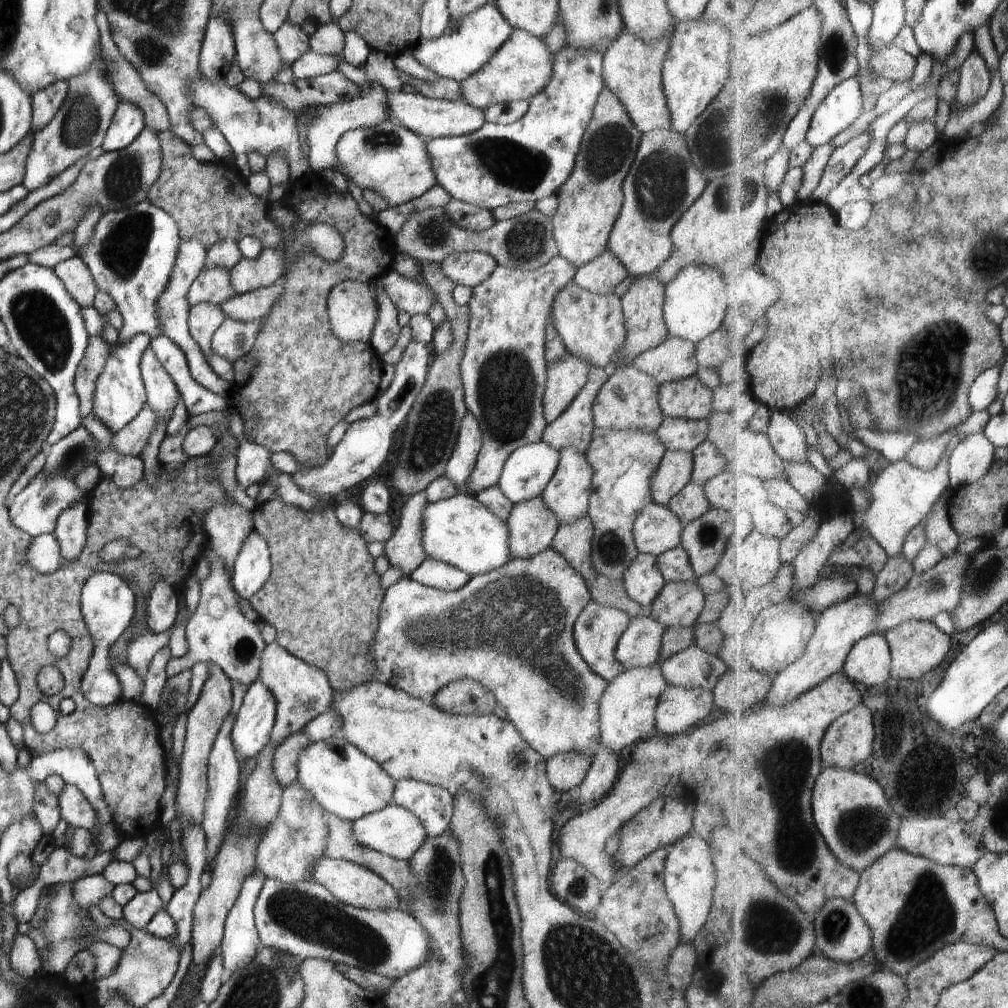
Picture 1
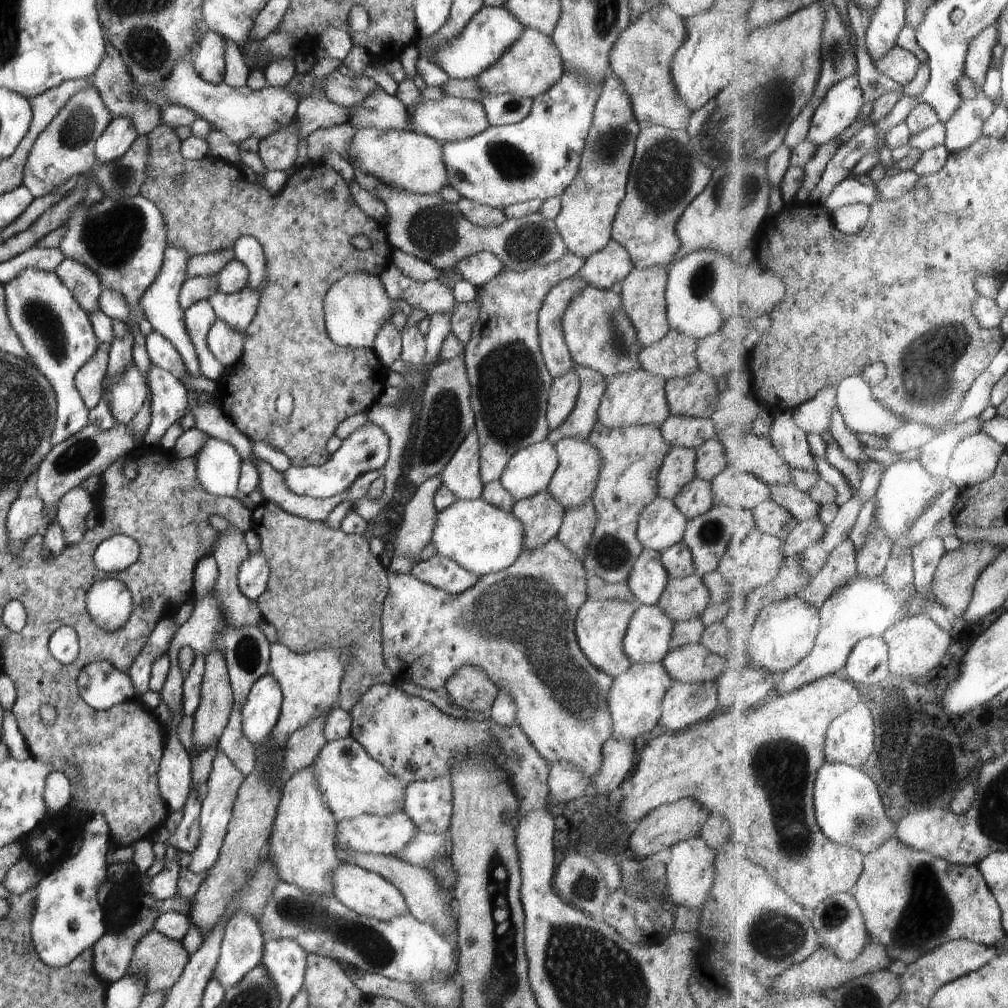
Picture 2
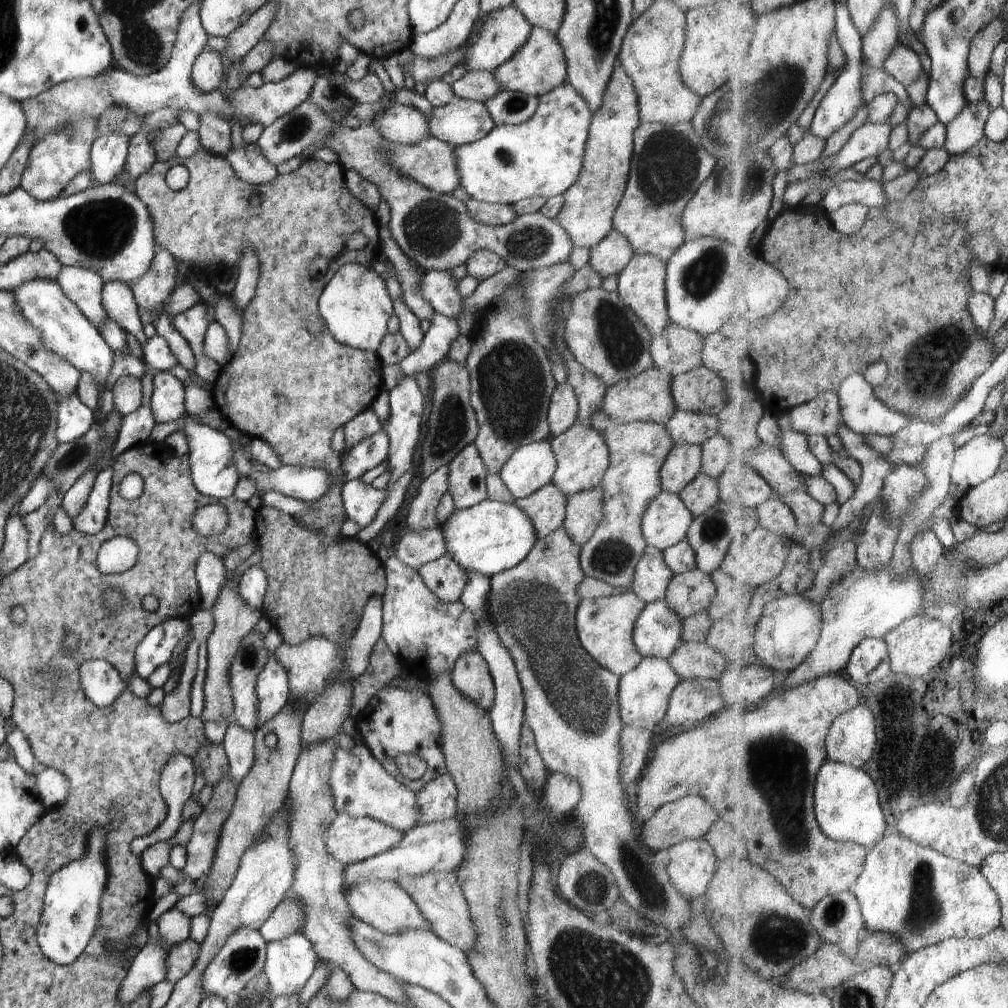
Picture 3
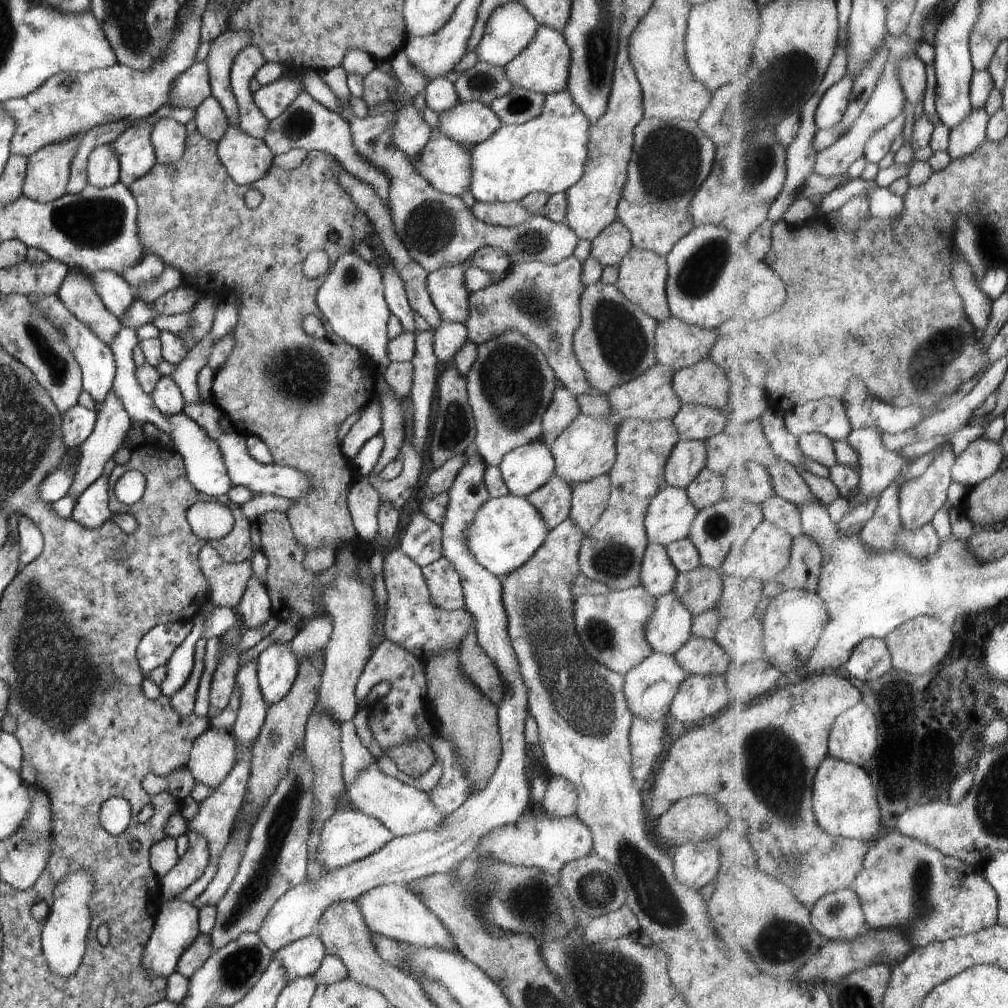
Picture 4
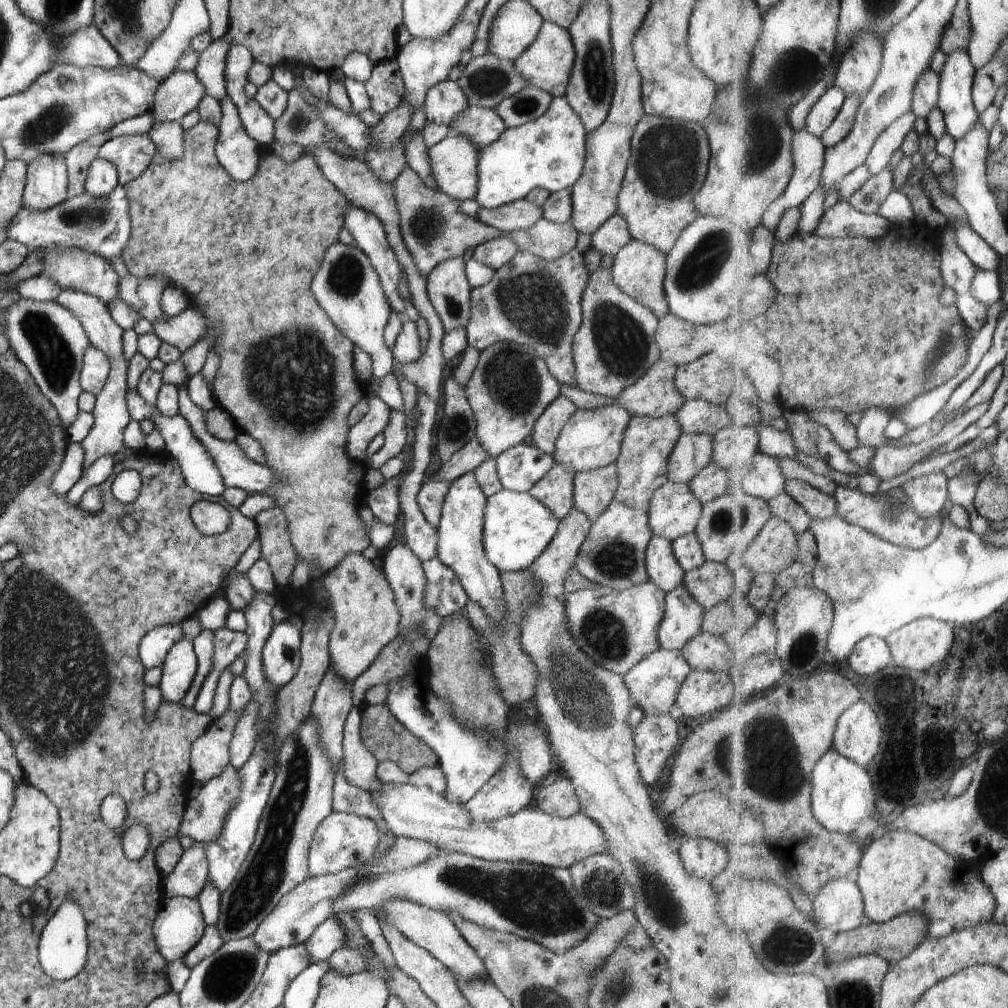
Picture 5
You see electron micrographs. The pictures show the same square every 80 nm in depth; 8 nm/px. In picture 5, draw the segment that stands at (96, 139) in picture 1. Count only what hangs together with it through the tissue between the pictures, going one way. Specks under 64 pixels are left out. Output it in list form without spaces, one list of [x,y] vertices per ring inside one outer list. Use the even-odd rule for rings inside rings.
[[[39,154],[27,164],[27,179],[23,190],[24,207],[44,210],[56,206],[67,196],[67,166],[60,155]]]

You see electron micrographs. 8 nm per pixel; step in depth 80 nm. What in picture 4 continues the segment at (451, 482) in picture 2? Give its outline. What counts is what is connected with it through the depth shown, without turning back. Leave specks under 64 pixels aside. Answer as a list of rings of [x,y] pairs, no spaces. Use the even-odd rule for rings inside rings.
[[[468,449],[465,460],[465,465],[462,465],[448,492],[449,503],[444,522],[441,524],[442,556],[454,565],[460,575],[465,608],[475,621],[478,644],[498,669],[503,685],[503,695],[497,704],[497,725],[501,740],[500,762],[487,785],[478,794],[468,796],[464,804],[449,814],[435,831],[425,830],[405,837],[394,837],[394,840],[378,852],[348,866],[331,870],[318,882],[300,883],[281,896],[257,930],[260,940],[273,953],[289,942],[316,934],[319,918],[333,902],[355,901],[358,896],[377,886],[390,883],[408,884],[434,873],[454,873],[465,858],[478,856],[475,848],[485,834],[496,827],[516,823],[522,814],[532,809],[528,801],[531,786],[528,787],[526,778],[527,688],[507,633],[507,612],[501,599],[500,578],[476,561],[465,545],[466,528],[473,521],[474,515],[477,515],[478,509],[491,498],[483,477],[487,466],[476,450]]]

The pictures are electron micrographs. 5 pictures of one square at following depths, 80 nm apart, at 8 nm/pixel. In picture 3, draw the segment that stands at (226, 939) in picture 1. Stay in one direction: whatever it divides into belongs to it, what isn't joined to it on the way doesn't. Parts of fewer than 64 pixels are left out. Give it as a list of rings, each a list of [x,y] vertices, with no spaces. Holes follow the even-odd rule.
[[[240,927],[231,932],[231,936],[222,946],[222,950],[211,960],[203,972],[203,998],[207,994],[217,994],[220,998],[240,996],[243,990],[251,987],[263,973],[267,957],[267,942],[259,930]]]

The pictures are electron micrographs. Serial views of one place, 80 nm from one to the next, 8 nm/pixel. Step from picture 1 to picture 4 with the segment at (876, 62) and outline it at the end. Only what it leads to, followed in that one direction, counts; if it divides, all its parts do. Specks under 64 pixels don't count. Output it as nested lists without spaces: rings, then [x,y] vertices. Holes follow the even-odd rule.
[[[920,55],[908,57],[904,65],[899,64],[899,73],[910,102],[914,105],[924,100],[924,94],[928,88],[928,72],[926,72],[926,63]]]

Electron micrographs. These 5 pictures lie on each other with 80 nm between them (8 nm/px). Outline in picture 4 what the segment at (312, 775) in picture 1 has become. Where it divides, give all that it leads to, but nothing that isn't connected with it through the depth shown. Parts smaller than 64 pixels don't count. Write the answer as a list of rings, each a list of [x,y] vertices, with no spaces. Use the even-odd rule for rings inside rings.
[[[377,763],[357,773],[353,783],[345,784],[343,788],[351,810],[377,818],[395,837],[405,837],[425,830],[435,831],[446,818],[437,811],[424,791],[385,775]]]

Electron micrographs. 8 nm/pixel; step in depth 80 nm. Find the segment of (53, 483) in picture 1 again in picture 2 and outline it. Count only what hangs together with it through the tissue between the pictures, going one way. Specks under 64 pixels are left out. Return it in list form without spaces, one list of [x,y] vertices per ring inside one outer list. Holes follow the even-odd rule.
[[[36,493],[18,496],[11,502],[6,521],[9,534],[9,547],[12,555],[19,555],[23,544],[34,535],[44,534],[47,528],[54,523],[54,519],[46,514],[46,506]]]

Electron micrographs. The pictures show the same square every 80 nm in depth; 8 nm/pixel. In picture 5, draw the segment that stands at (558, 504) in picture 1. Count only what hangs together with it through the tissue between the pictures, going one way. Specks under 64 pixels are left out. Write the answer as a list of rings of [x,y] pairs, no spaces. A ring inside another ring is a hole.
[[[605,401],[604,406],[597,409],[577,409],[556,439],[554,462],[574,475],[607,467],[618,458],[623,434],[631,418],[631,414],[612,401]]]

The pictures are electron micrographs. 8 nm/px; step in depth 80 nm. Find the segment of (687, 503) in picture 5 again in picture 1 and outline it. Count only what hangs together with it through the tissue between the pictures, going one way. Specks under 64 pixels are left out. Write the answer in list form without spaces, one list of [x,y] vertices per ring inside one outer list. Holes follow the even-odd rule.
[[[652,502],[636,518],[632,535],[638,553],[658,557],[681,545],[682,520],[667,505]]]

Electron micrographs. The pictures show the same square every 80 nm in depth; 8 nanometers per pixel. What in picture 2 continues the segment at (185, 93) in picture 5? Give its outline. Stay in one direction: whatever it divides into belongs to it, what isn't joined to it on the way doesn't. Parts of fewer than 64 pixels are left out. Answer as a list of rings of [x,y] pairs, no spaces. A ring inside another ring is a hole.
[[[208,29],[191,52],[193,67],[200,78],[210,84],[223,83],[227,40],[218,32]]]

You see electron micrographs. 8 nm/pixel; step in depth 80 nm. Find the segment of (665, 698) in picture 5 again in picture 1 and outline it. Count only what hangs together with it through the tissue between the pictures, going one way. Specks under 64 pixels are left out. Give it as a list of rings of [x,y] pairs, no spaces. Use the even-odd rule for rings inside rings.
[[[659,665],[632,668],[618,674],[610,683],[600,700],[600,745],[608,750],[621,752],[638,740],[644,740],[653,731],[658,698],[666,690],[668,682],[662,676]]]

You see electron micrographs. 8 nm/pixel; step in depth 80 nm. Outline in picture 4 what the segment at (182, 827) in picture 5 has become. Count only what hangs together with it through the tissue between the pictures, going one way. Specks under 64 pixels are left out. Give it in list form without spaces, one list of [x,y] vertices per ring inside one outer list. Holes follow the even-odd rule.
[[[235,740],[235,761],[232,770],[228,773],[226,780],[224,780],[219,787],[213,789],[212,795],[199,804],[200,811],[196,818],[190,823],[187,822],[187,832],[192,829],[194,832],[201,834],[208,841],[208,866],[206,866],[204,874],[202,874],[196,882],[190,884],[186,890],[173,896],[170,901],[193,903],[212,881],[212,878],[217,872],[218,861],[223,848],[231,838],[231,826],[236,816],[238,816],[237,812],[239,811],[251,771],[250,761],[252,757],[251,748],[245,747],[242,743],[238,743]]]

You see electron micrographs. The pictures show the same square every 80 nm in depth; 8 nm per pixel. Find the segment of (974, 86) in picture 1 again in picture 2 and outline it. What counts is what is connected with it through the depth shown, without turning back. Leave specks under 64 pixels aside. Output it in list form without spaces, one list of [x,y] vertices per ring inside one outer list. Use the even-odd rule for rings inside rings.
[[[992,25],[990,30],[979,34],[972,42],[967,56],[966,75],[974,80],[977,91],[985,92],[984,85],[994,60],[994,48],[999,43],[999,30]]]

